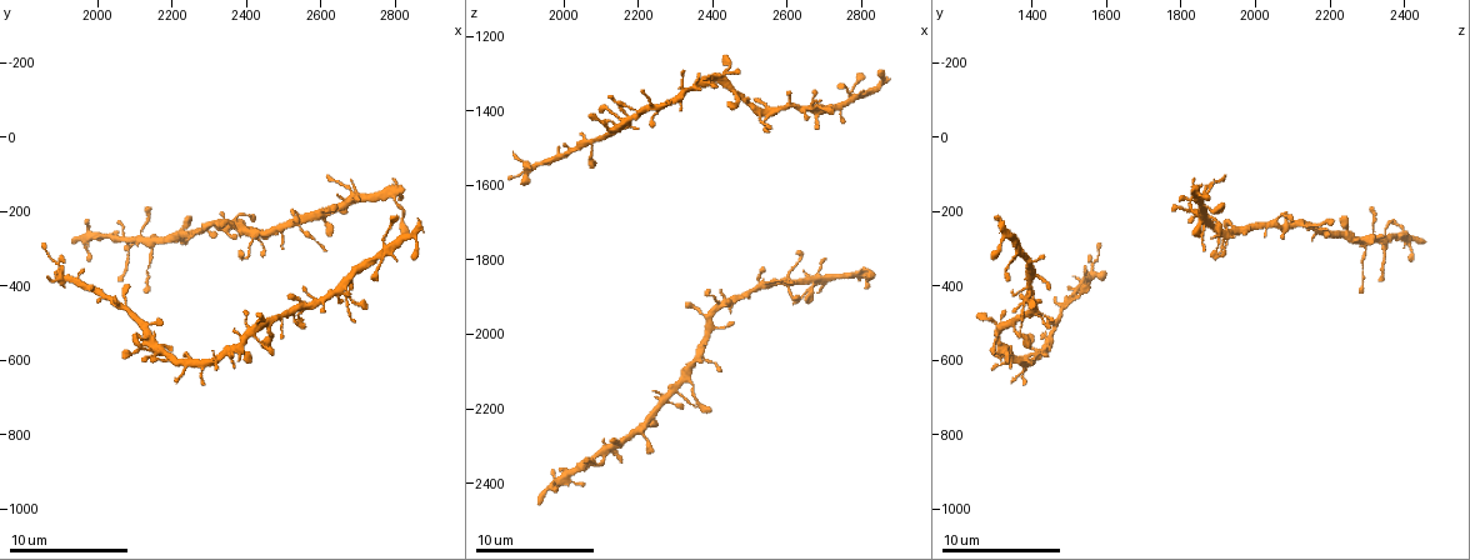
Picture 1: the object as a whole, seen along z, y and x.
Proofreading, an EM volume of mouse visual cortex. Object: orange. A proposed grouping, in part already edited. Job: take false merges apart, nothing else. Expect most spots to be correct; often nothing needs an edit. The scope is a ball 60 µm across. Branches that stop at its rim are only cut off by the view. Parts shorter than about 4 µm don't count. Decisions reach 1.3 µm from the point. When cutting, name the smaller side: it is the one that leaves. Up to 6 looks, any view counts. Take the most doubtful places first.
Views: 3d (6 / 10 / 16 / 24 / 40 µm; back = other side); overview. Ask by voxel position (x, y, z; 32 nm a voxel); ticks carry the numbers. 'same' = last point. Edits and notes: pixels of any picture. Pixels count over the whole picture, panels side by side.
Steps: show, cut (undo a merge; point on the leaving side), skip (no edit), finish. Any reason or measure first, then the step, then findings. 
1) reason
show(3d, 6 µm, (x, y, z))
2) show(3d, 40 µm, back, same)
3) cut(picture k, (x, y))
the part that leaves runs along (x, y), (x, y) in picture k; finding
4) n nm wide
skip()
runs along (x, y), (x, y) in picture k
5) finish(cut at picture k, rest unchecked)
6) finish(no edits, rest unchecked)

side arm on a straight run
show(3d, 10 µm, (2730, 330, 1390))

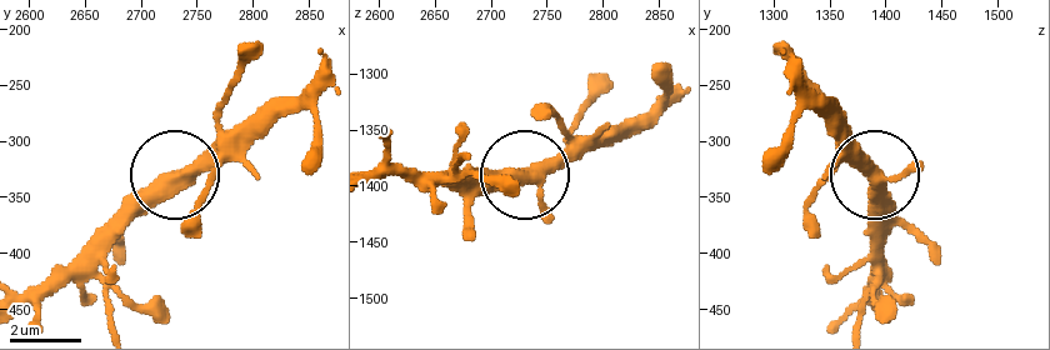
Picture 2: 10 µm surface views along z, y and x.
show(3d, 10 µm, back, (2734, 332, 1390))

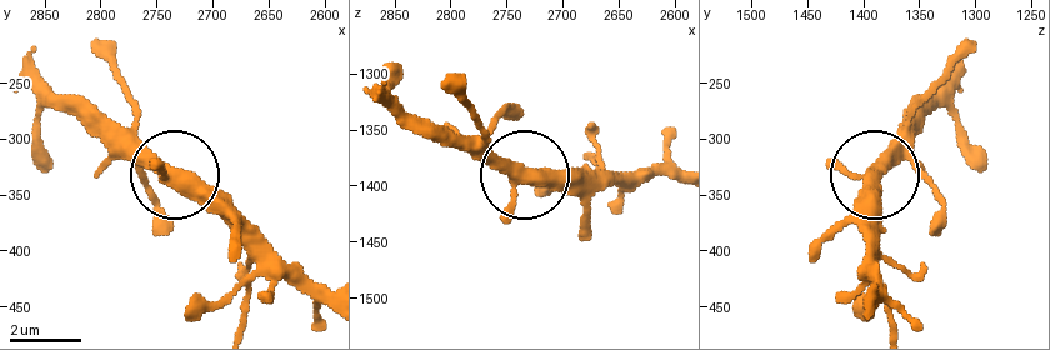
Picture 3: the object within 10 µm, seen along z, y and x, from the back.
skip()
runs along (511, 221), (523, 173), (469, 138) in picture 3; continuous, no second neuron

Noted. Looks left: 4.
four arms meet
show(3d, 10 µm, (2600, 210, 1860))

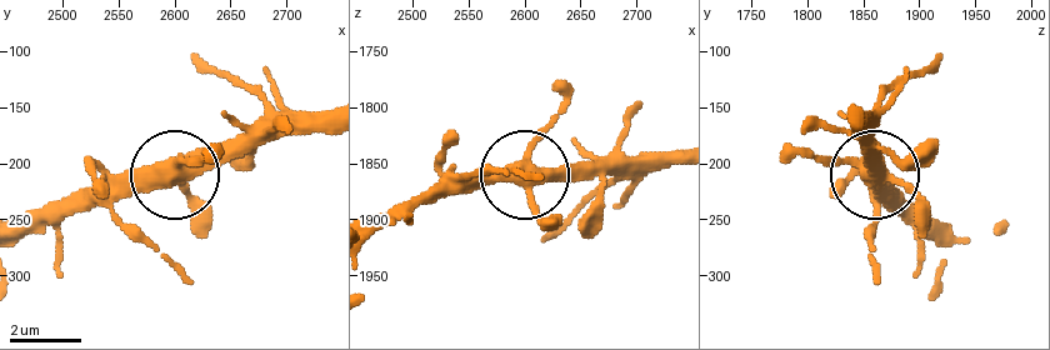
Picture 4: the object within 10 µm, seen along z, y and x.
400 nm wide
skip()
continuous, no second neuron

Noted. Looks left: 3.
thick turns thin
show(3d, 6 µm, (1900, 370, 1560))

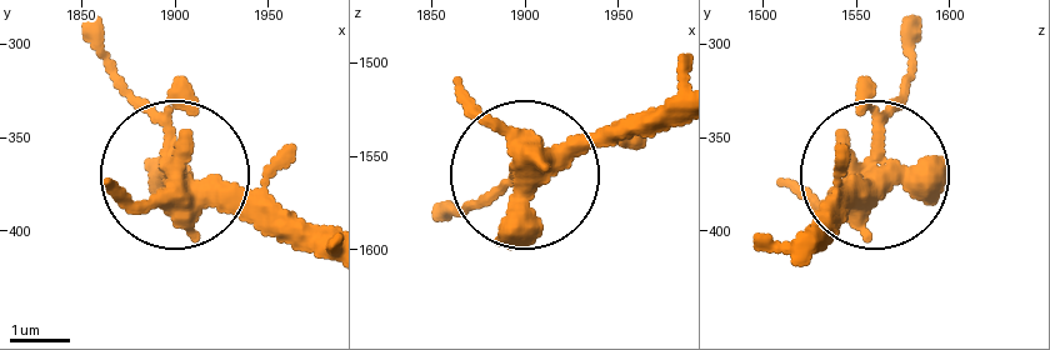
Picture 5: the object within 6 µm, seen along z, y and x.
370 nm wide
skip()
runs along (320, 255), (200, 200), (156, 111), (86, 41) in picture 5; one neuron here

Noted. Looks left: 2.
finish(no edits, rest unchecked)

